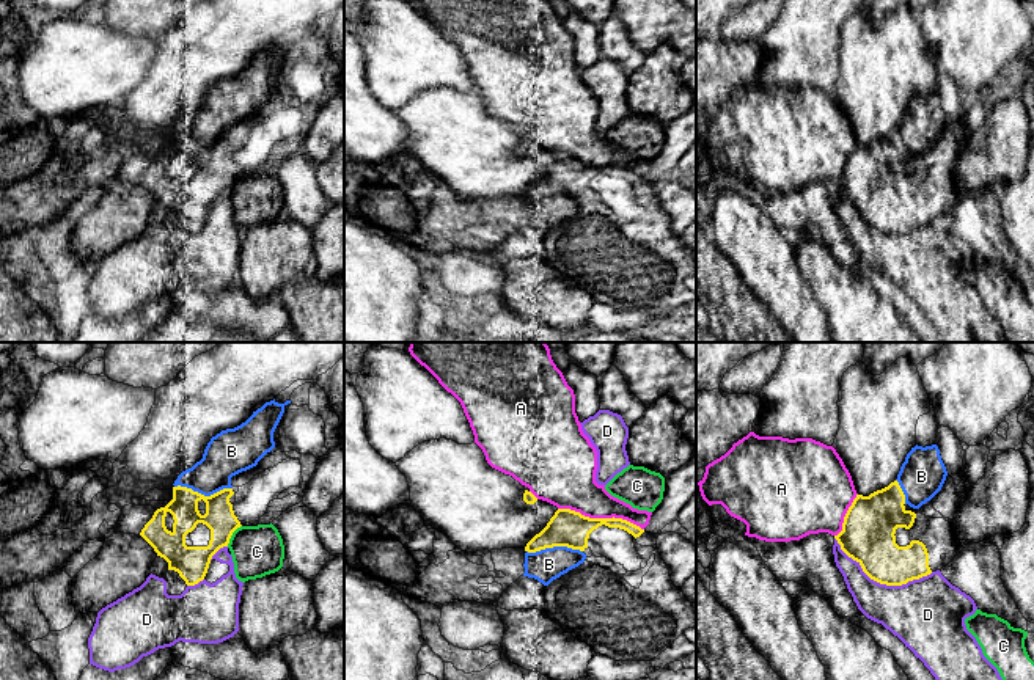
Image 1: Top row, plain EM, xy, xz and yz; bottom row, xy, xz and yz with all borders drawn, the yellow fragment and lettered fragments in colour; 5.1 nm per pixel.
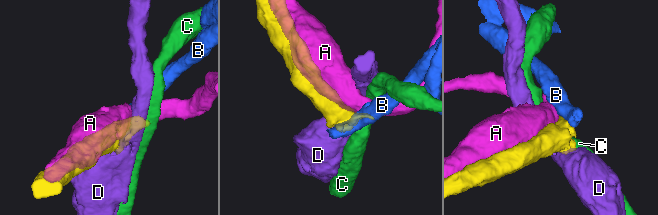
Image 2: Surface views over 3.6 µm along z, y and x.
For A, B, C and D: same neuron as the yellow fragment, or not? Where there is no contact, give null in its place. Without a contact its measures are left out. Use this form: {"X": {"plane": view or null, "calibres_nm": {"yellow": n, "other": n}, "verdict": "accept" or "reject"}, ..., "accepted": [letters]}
{"A": {"plane": "xz", "calibres_nm": {"yellow": 190, "other": 280}, "verdict": "reject"}, "B": {"plane": "xy", "calibres_nm": {"yellow": 150, "other": 220}, "verdict": "reject"}, "C": {"plane": "xy", "calibres_nm": {"yellow": 170, "other": 260}, "verdict": "reject"}, "D": {"plane": "yz", "calibres_nm": {"yellow": 280, "other": 320}, "verdict": "reject"}, "accepted": []}

